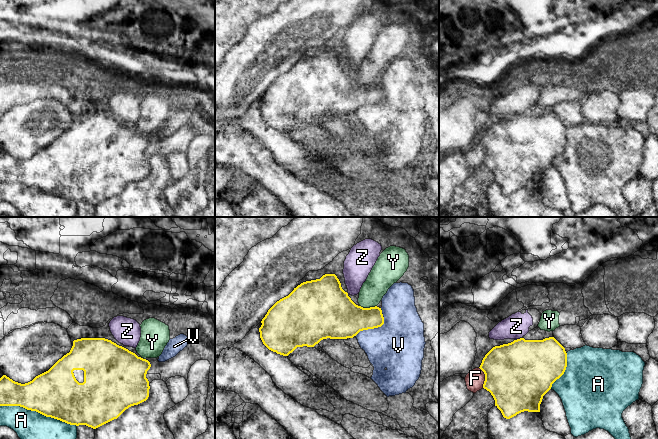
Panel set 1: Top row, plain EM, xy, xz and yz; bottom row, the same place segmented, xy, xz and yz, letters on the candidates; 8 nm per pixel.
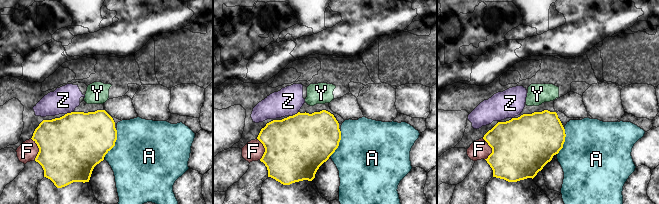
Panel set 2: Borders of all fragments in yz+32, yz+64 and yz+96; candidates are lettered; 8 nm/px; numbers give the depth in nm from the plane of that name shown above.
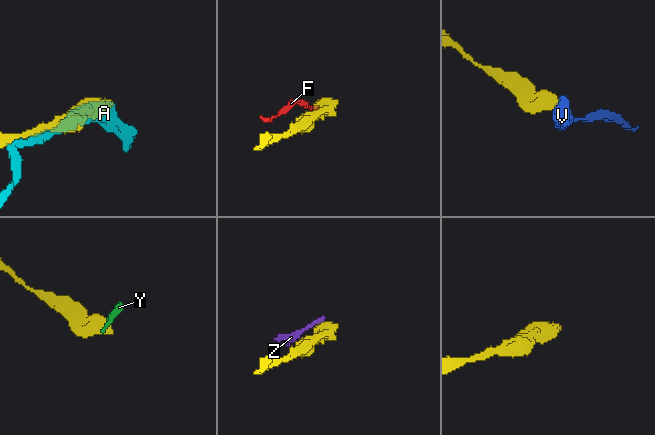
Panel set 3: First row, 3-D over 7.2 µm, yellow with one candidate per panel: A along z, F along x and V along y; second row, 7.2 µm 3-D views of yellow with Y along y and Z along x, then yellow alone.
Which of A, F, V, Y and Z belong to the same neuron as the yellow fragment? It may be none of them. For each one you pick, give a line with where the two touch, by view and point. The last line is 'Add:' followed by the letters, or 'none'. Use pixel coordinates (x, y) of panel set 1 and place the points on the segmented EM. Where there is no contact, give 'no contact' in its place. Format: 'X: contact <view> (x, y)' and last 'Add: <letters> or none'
Add: none

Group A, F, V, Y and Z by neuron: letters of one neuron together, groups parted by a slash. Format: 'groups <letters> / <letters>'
groups A / F / V / Y / Z

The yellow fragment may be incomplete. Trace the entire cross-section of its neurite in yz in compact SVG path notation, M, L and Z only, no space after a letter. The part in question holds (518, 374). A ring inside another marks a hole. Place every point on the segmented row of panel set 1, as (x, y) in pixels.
M549 337L543 340L520 338L495 346L485 355L479 368L485 374L483 388L491 393L503 417L510 419L524 411L540 412L543 396L564 374L566 367L565 348L554 337Z

